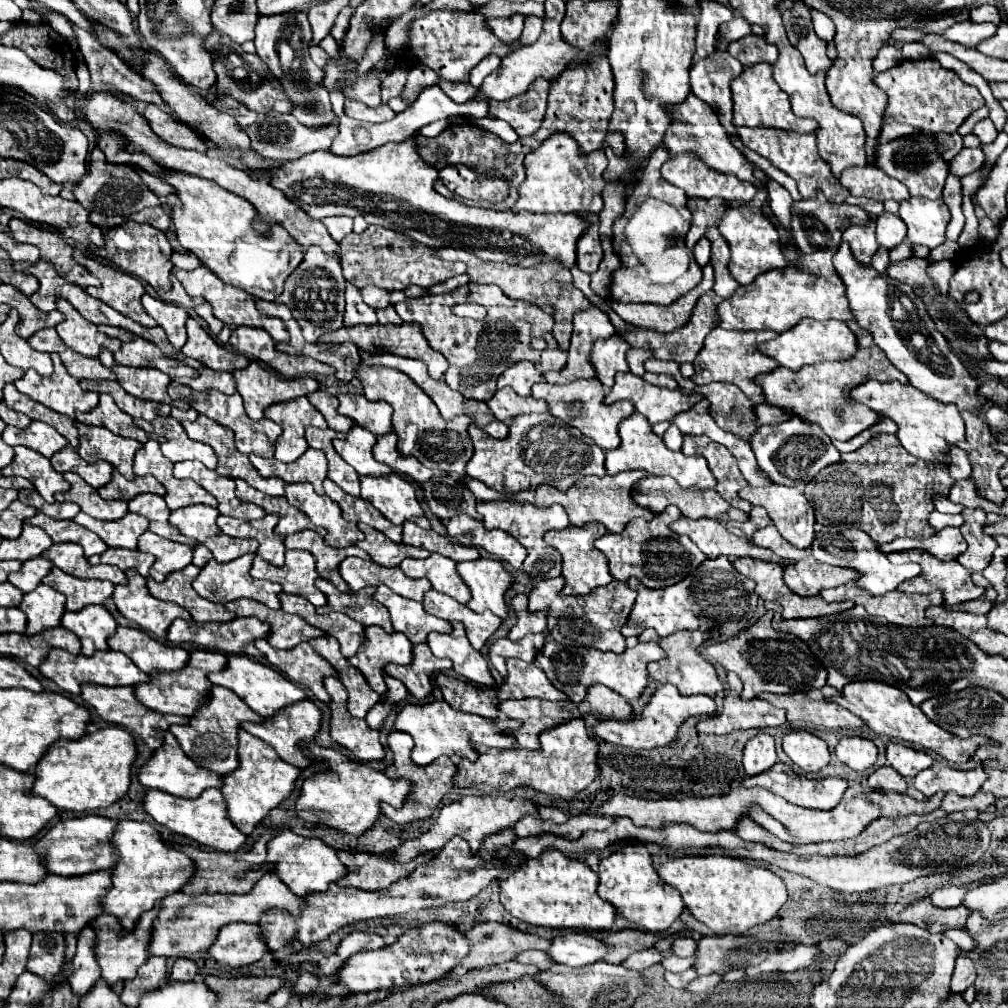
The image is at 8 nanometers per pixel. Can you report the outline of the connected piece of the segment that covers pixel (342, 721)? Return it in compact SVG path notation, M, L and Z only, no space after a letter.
M327 677L325 687L331 695L331 737L353 753L359 761L385 759L385 749L379 741L379 731L373 731L363 719L351 717L347 711L347 691L337 677Z

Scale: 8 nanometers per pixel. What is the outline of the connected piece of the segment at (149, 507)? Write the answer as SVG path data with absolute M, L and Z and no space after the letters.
M153 493L137 495L135 499L129 501L129 511L147 517L149 519L149 531L155 533L155 535L171 539L171 541L185 543L189 547L197 545L197 543L191 543L191 539L185 539L185 535L181 531L175 531L175 527L171 527L171 523L169 523L169 507L165 505L163 497L153 495Z

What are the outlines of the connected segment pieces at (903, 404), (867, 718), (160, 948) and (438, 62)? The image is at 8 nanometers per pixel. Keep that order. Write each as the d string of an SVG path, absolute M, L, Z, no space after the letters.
M867 381L859 387L855 387L851 391L851 397L855 401L871 407L873 411L879 411L879 413L887 415L889 419L893 419L899 425L897 437L899 437L901 445L913 457L919 457L923 461L929 461L929 463L939 461L939 463L951 465L951 457L949 457L951 447L965 439L965 423L963 423L959 409L955 405L939 403L939 401L923 395L921 391L917 391L911 385L901 385L899 381L891 381L891 383Z
M855 681L843 687L843 691L837 697L837 703L841 707L845 707L847 711L851 711L853 715L861 717L875 733L879 735L887 735L893 739L901 739L907 743L915 743L923 749L931 749L937 755L941 755L943 759L947 759L949 763L965 763L967 759L971 759L975 755L975 749L979 745L987 745L991 741L987 739L959 739L957 735L941 729L939 725L935 725L933 721L927 719L927 715L915 707L907 695L903 695L903 691L899 691L897 687L891 687L887 683L879 683L879 681Z
M265 873L255 887L245 895L223 895L223 893L203 893L203 895L185 895L181 891L167 895L163 907L159 909L159 919L155 919L155 931L151 933L151 955L161 957L183 957L185 953L207 951L215 941L223 925L243 921L257 923L259 917L271 909L281 907L299 917L299 907L305 903L303 897L293 895L287 885L271 873Z
M431 11L427 17L415 19L409 27L409 47L407 57L411 57L411 65L425 63L429 69L433 69L441 79L453 81L453 83L467 83L469 71L487 55L495 53L499 57L511 53L519 45L533 43L539 33L543 31L543 19L527 15L525 17L525 29L523 35L513 45L503 45L491 31L485 29L485 19L477 13L465 13L465 11Z

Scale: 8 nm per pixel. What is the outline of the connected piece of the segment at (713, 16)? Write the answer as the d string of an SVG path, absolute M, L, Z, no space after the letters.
M701 1L699 7L701 7L701 15L697 21L697 51L693 55L693 61L711 55L711 51L707 49L715 47L715 35L719 25L733 19L733 11L717 1Z

